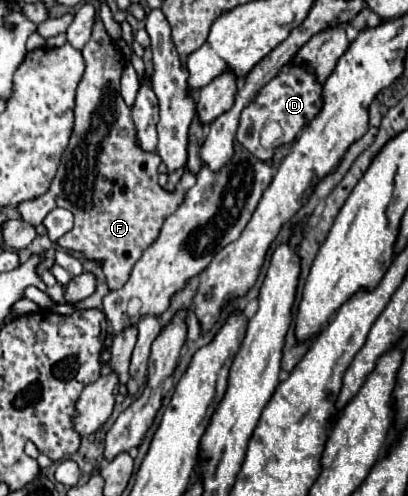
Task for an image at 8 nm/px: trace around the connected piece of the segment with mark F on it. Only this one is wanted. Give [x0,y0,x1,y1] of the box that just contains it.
[17,19,195,289]

